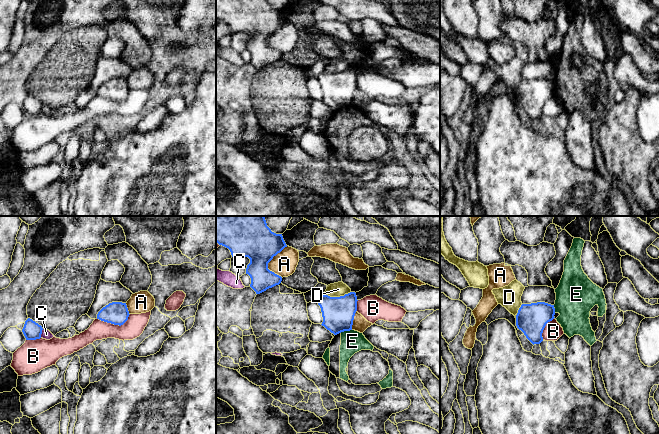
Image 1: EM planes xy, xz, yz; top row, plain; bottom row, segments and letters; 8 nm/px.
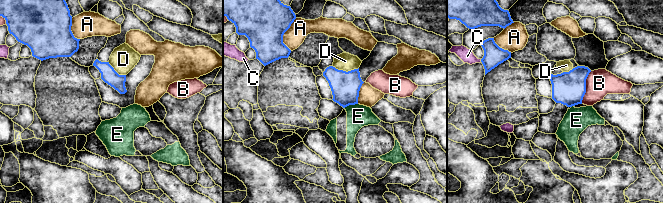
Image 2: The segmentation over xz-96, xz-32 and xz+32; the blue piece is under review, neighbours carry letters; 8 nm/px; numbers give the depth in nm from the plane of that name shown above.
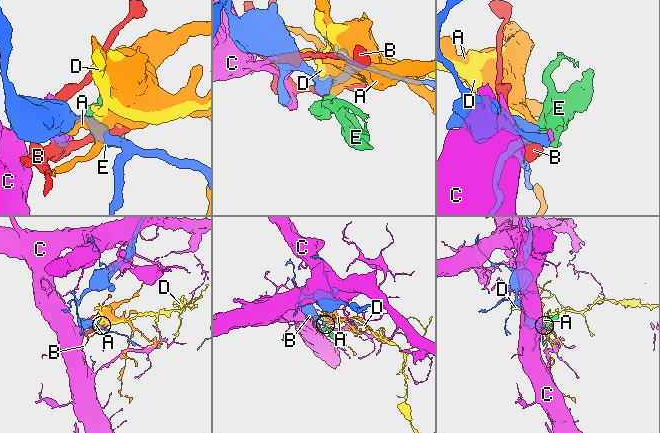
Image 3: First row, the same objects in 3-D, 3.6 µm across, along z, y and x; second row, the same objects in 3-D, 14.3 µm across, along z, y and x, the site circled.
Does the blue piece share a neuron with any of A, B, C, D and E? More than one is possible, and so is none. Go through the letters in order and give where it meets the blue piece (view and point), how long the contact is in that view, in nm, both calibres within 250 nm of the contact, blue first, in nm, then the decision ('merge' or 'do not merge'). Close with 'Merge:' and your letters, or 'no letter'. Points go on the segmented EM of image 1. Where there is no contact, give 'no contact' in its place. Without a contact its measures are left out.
A: xz (269, 261) | 260 nm | 320/200 nm | do not merge
B: xy (114, 324) | 280 nm | 180/160 nm | do not merge
C: xy (41, 333) | 80 nm | 140/80 nm | do not merge
D: xz (337, 297) | 200 nm | 260/110 nm | do not merge
E: xz (345, 330) | 100 nm | 260/180 nm | do not merge
Merge: no letter

